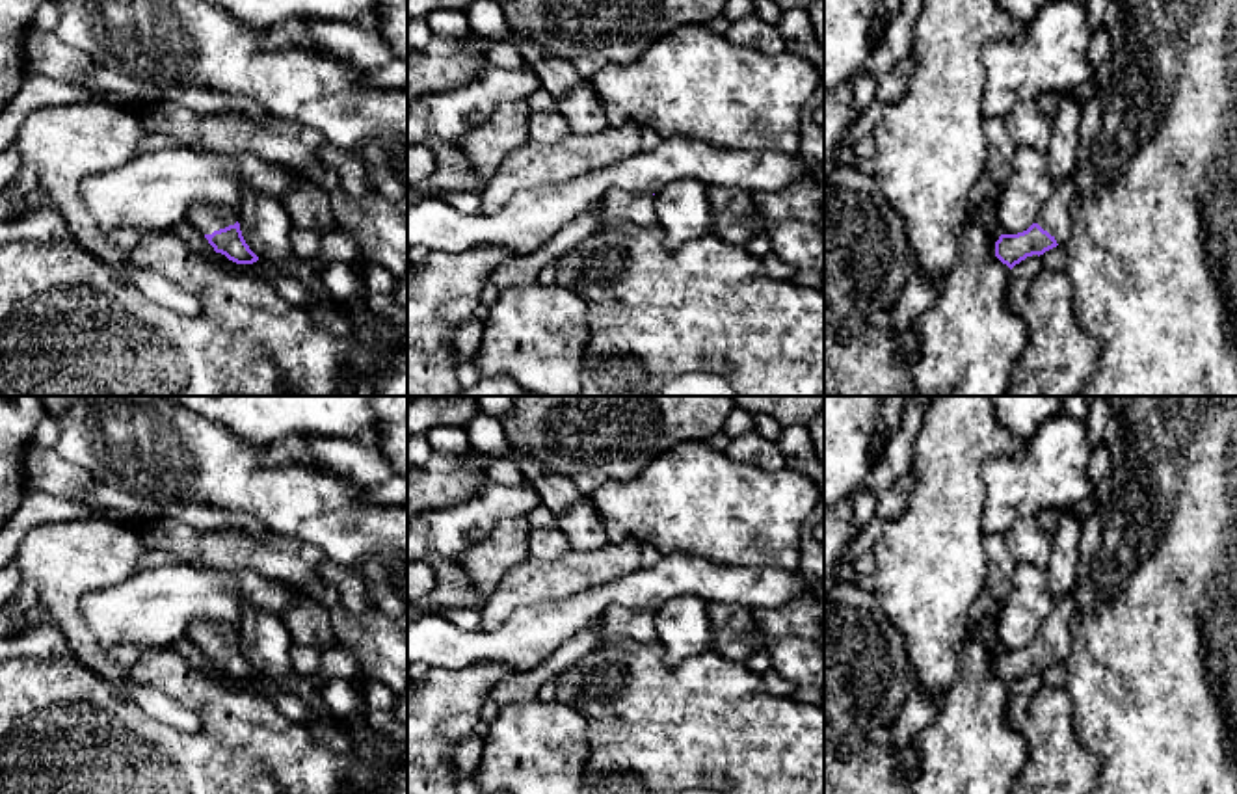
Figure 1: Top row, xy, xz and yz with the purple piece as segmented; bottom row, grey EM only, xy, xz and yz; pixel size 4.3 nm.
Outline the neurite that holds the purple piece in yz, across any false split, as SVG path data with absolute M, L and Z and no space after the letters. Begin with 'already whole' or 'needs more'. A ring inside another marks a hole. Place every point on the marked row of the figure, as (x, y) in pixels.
needs more | M1073 179L1055 182L1055 190L1040 210L1038 219L1023 232L1001 234L995 257L1010 270L1032 255L1064 245L1070 238L1070 205L1075 193Z

